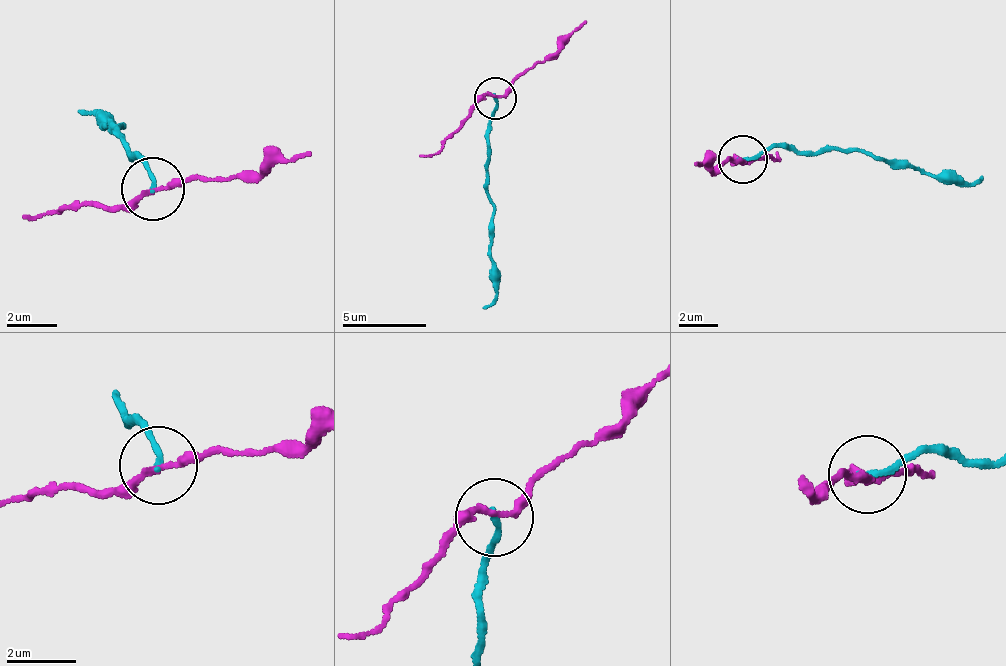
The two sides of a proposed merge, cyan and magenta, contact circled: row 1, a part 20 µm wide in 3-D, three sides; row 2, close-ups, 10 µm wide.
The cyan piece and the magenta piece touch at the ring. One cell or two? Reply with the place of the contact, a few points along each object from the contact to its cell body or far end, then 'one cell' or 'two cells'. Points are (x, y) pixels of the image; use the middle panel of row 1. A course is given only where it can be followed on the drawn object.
place (495, 98); course cyan (494, 97), (493, 120), (486, 147), (486, 197), (496, 296), (484, 310); course magenta (494, 97), (507, 96), (517, 79), (557, 54), (587, 22); two cells

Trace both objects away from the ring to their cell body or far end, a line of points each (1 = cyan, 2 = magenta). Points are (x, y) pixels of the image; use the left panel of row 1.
1: (151, 191), (145, 161), (127, 157), (111, 119), (102, 128), (100, 115), (79, 114)
2: (151, 191), (170, 189), (191, 179), (258, 177), (312, 153)

